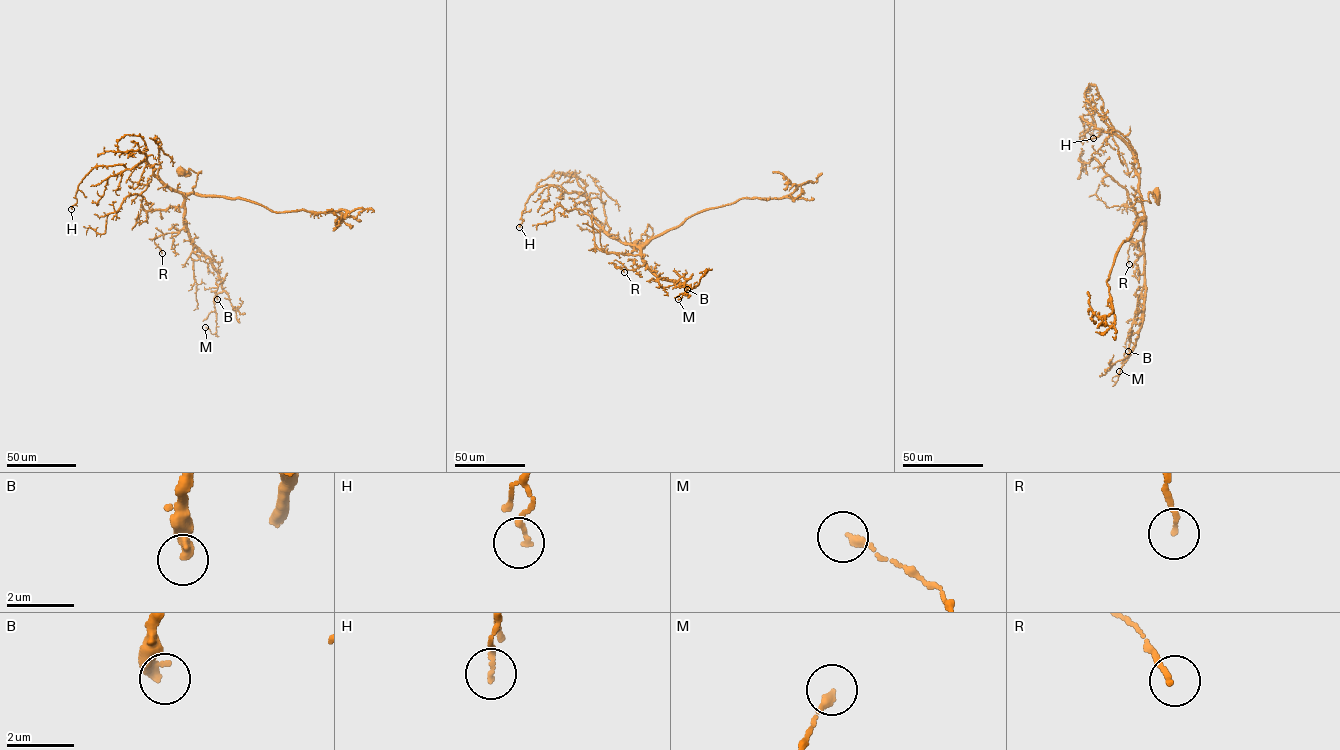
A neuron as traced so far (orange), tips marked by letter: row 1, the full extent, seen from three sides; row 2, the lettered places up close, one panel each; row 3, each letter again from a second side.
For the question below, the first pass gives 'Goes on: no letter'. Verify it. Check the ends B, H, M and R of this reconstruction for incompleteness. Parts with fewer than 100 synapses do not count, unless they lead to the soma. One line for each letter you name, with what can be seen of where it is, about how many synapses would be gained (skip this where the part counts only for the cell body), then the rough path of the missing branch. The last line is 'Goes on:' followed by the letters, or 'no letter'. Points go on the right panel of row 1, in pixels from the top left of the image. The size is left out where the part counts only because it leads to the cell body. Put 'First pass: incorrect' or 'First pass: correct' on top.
First pass: correct
Goes on: no letter

